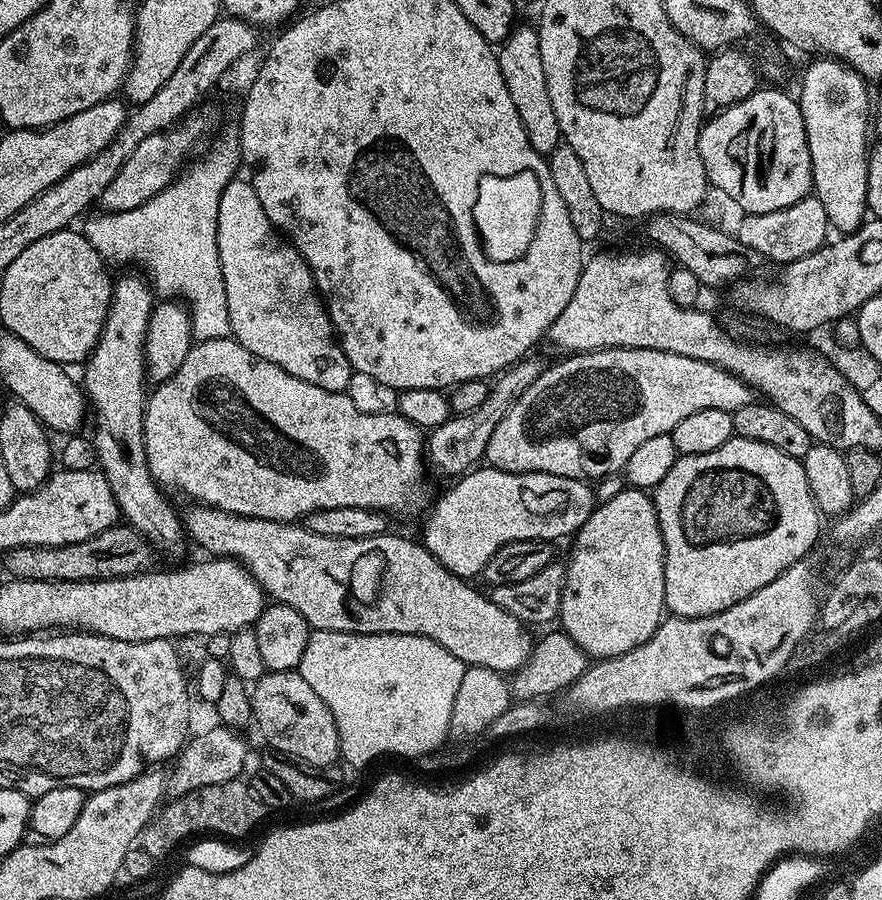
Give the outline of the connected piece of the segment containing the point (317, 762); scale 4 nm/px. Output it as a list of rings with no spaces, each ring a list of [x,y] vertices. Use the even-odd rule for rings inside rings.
[[[298,670],[267,671],[253,683],[250,695],[253,723],[275,753],[310,768],[323,768],[339,759],[340,735],[333,715]]]

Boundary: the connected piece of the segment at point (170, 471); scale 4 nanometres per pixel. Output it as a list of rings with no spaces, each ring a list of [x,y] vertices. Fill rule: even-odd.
[[[235,338],[201,340],[193,343],[192,349],[186,354],[186,362],[178,366],[173,376],[163,384],[155,385],[147,397],[144,406],[145,458],[157,485],[168,489],[177,484],[197,505],[224,510],[234,516],[296,522],[308,517],[314,510],[330,510],[334,506],[371,508],[377,512],[393,514],[392,512],[402,511],[404,504],[420,500],[424,496],[426,436],[406,417],[392,412],[363,412],[348,394],[322,390],[322,386],[314,386],[310,382],[294,378],[294,374],[286,374],[282,366],[274,366],[274,362],[252,356],[250,350],[246,350],[246,346],[242,346]]]

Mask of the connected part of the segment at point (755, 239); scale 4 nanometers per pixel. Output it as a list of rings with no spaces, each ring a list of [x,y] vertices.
[[[815,194],[794,202],[794,206],[786,206],[782,210],[770,210],[770,214],[748,214],[743,217],[734,235],[740,239],[742,246],[750,246],[750,250],[758,250],[765,261],[783,266],[798,258],[806,258],[806,254],[814,254],[814,250],[825,247],[829,239],[830,225],[826,218],[826,210],[822,202],[818,202]]]

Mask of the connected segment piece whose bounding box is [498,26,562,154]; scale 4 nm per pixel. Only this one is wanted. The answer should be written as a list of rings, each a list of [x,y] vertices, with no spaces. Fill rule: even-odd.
[[[535,27],[513,28],[504,43],[499,45],[498,59],[500,73],[506,82],[506,90],[510,90],[510,98],[514,98],[514,110],[518,110],[518,118],[522,118],[526,138],[530,138],[530,146],[534,146],[534,150],[538,153],[551,154],[555,148],[561,147],[562,137],[558,118],[554,114],[554,106],[550,106],[550,94],[546,90],[539,31]]]

